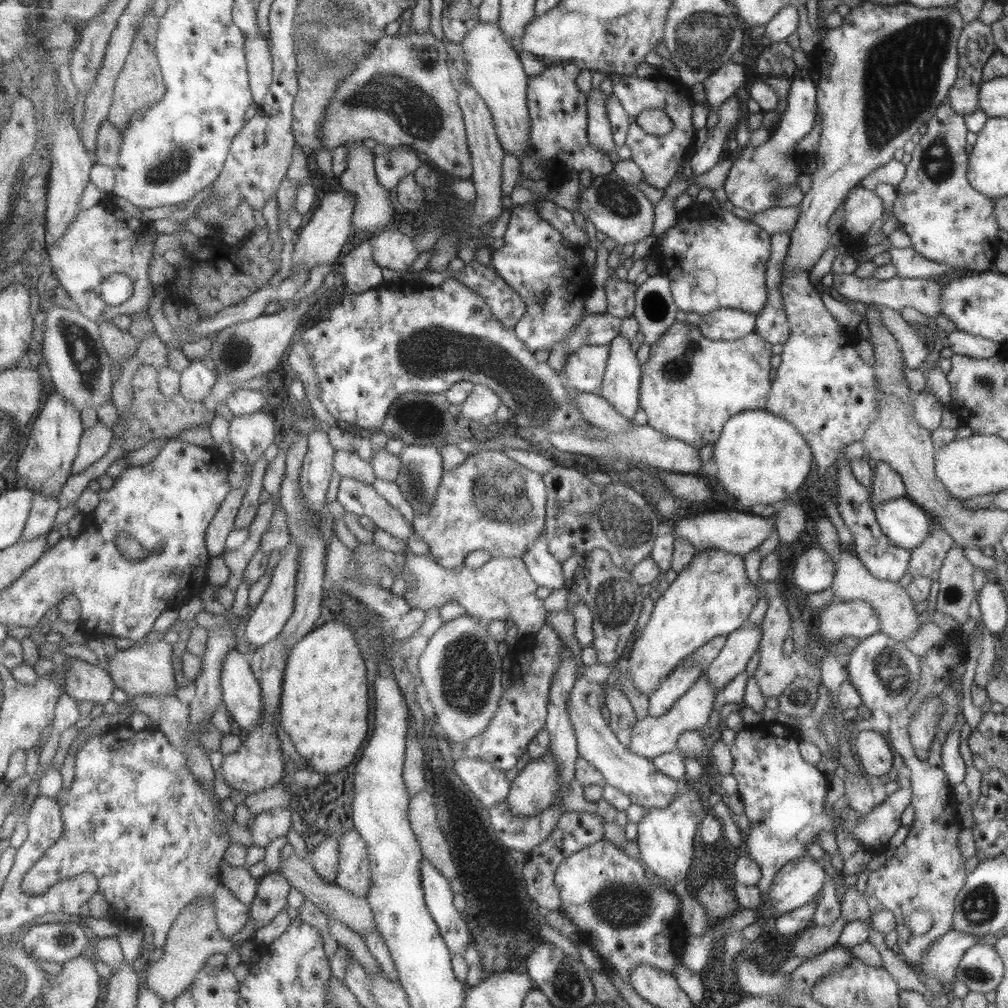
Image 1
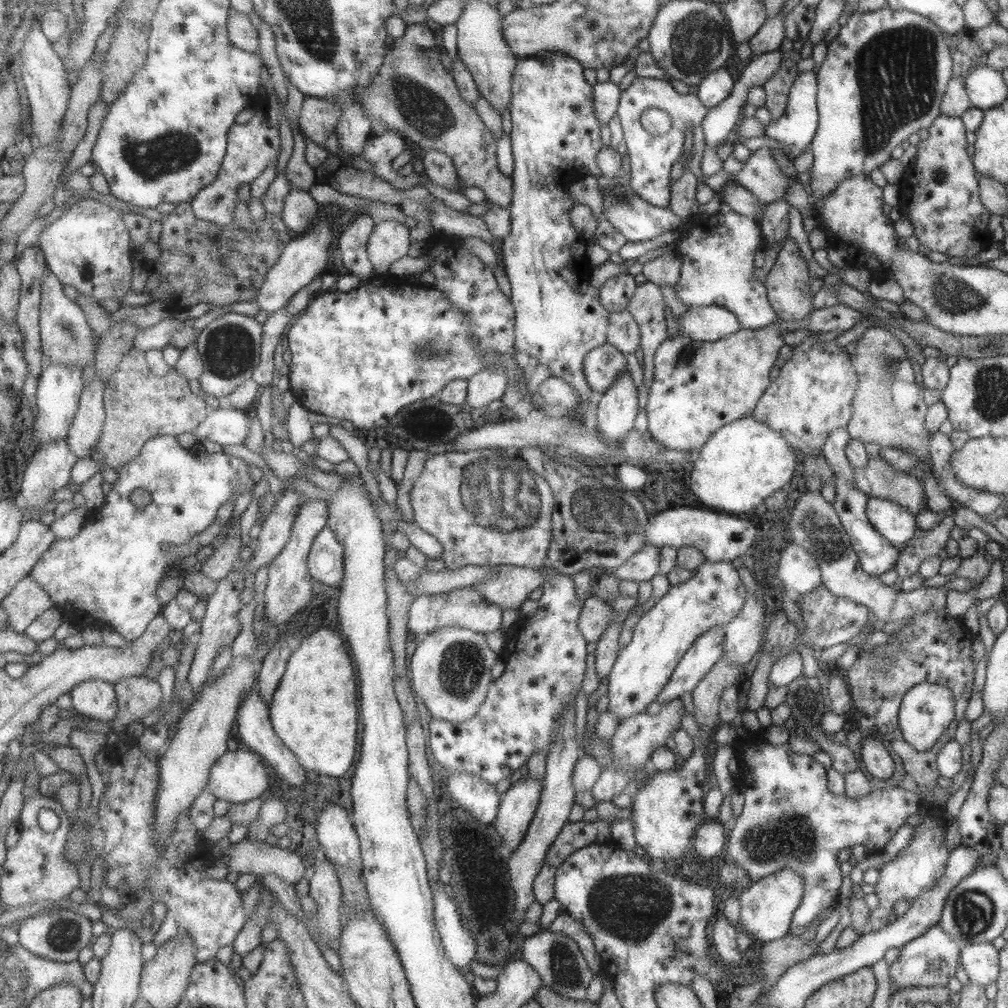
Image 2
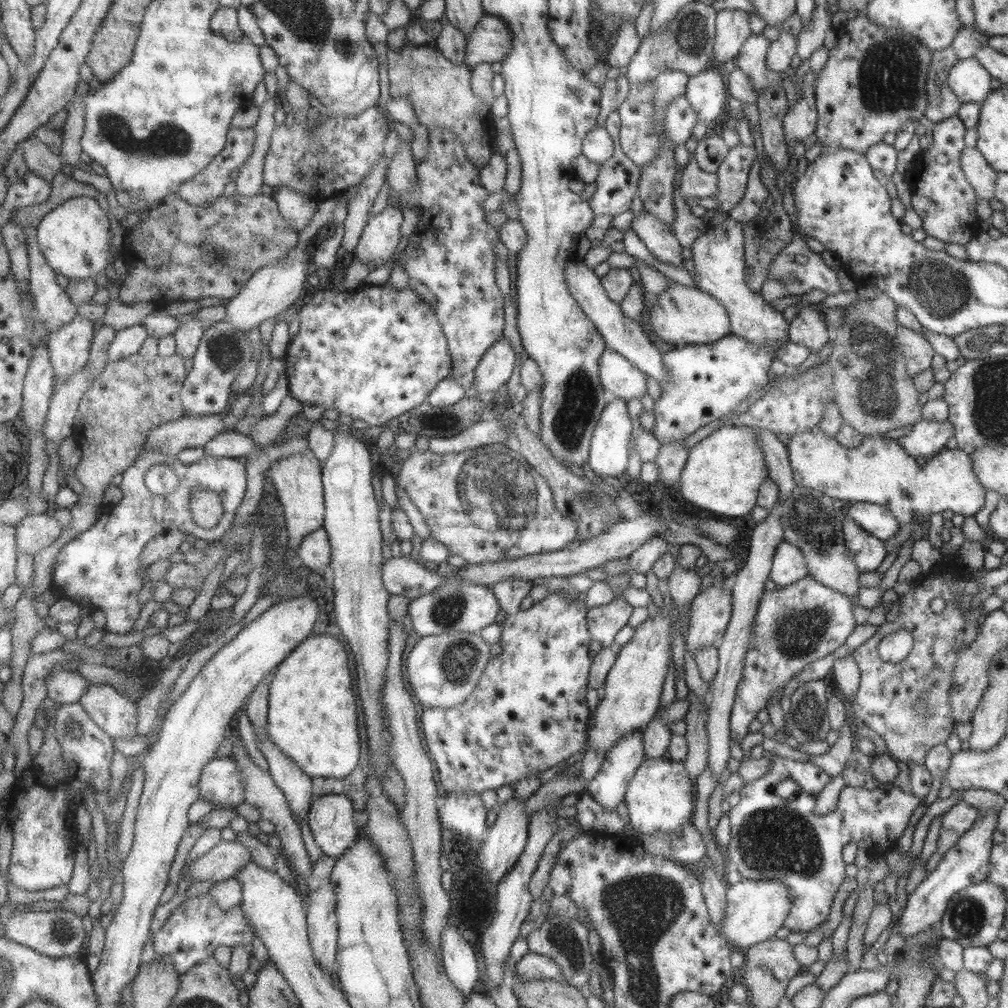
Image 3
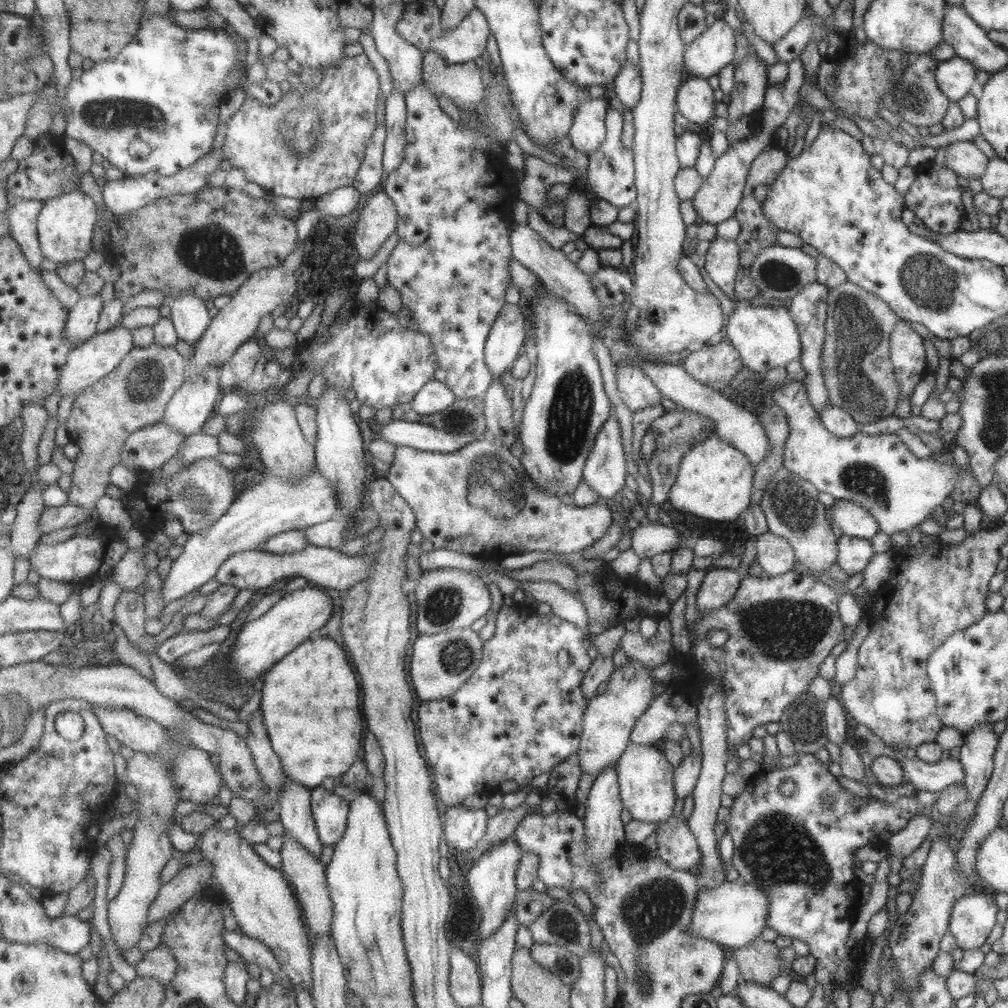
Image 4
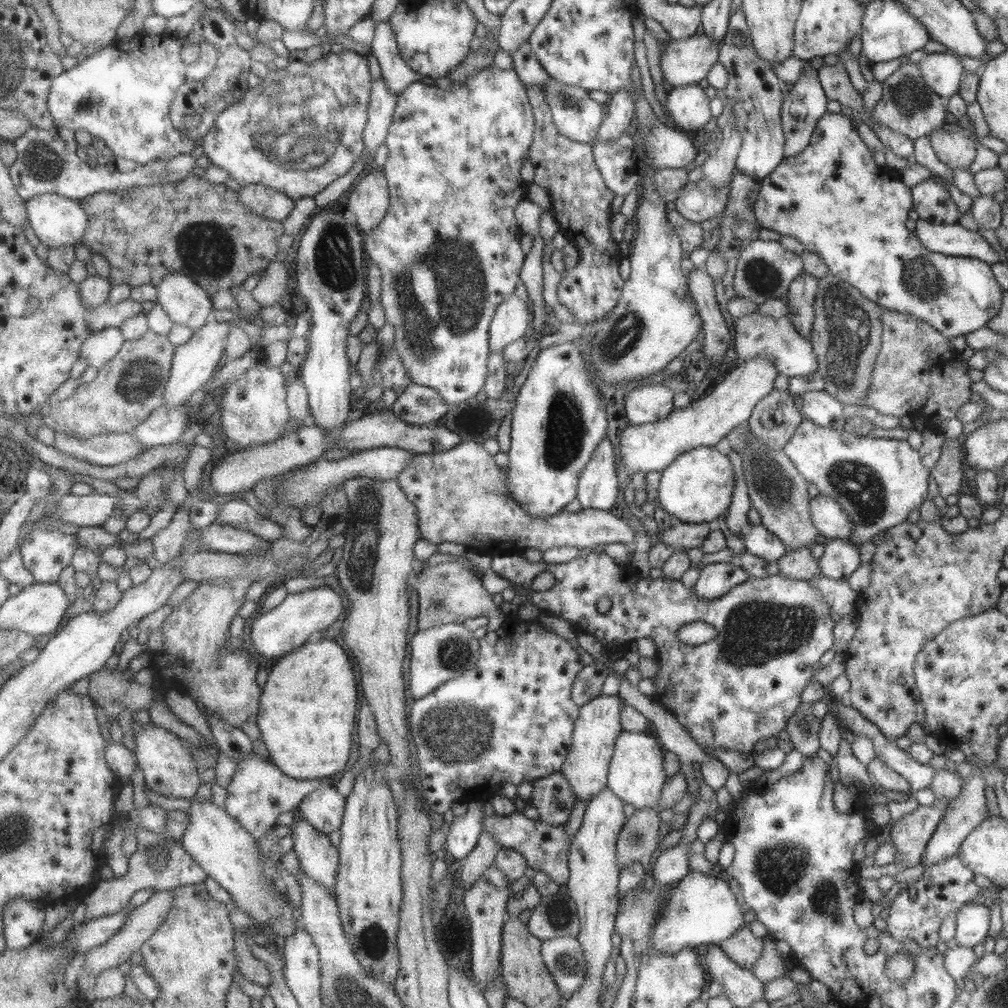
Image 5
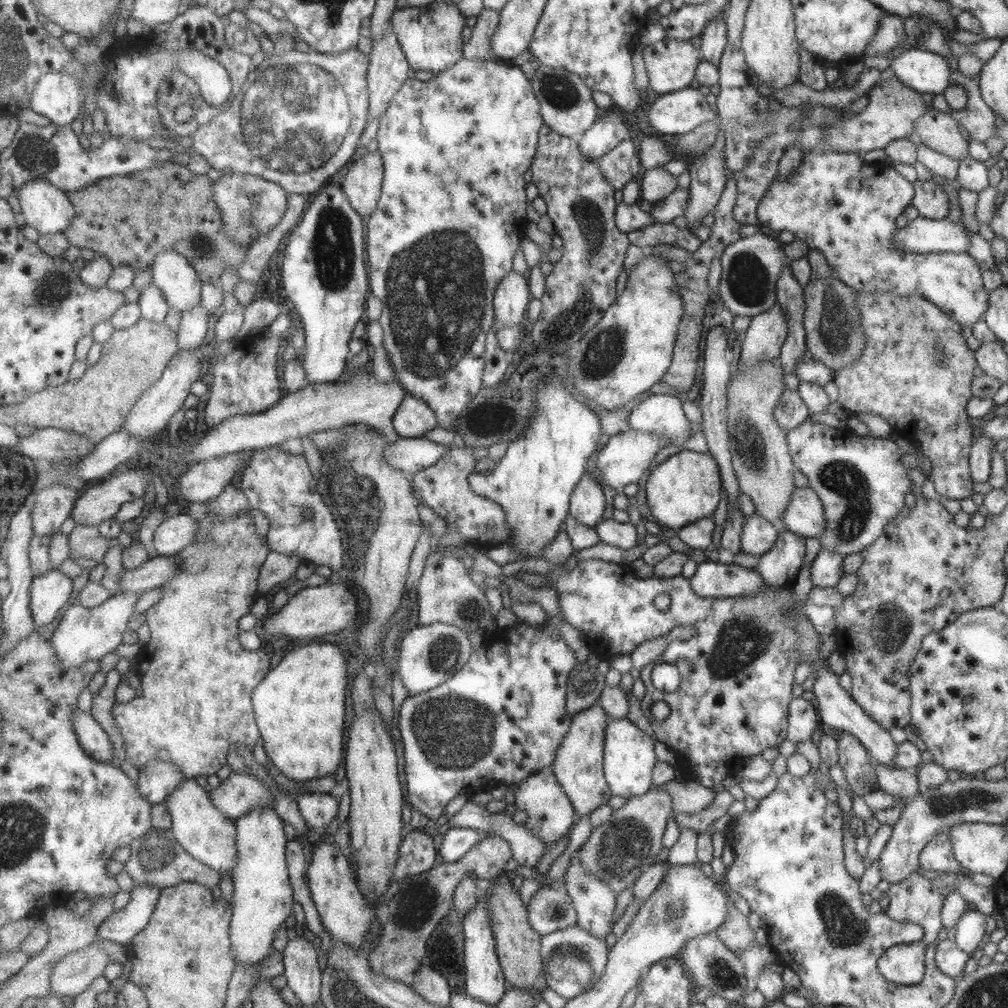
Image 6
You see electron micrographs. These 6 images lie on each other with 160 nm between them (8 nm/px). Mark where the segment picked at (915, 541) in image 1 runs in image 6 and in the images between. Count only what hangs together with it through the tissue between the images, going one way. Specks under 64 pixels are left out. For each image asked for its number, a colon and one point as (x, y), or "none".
2: (889, 519)
3: (874, 519)
4: (846, 517)
5: (827, 516)
6: (803, 517)

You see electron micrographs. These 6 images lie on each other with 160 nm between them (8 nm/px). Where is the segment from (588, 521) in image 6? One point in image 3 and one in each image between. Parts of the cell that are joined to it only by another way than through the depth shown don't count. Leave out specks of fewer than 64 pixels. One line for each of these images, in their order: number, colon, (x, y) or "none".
3: (607, 455)
4: (604, 470)
5: (597, 482)

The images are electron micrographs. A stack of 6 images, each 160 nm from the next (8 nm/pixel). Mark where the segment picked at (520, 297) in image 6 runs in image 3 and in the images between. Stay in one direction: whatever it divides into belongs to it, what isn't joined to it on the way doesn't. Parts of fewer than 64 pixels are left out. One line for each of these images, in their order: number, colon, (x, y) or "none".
3: (494, 369)
4: (504, 341)
5: (509, 322)

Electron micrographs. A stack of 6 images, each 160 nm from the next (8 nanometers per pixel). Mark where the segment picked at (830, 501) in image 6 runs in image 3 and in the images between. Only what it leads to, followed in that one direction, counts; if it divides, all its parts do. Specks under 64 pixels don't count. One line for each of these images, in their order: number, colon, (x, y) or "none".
3: (878, 471)
4: (876, 471)
5: (878, 481)

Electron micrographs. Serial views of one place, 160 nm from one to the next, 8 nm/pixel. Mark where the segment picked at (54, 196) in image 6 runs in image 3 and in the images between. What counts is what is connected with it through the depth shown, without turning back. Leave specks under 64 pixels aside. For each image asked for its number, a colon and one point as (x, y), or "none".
3: (76, 237)
4: (66, 225)
5: (58, 221)

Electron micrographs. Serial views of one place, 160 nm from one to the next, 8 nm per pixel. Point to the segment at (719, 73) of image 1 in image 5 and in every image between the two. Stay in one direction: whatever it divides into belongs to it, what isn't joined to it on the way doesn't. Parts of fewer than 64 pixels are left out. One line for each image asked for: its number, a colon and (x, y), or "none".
2: (715, 86)
3: (707, 93)
4: (694, 100)
5: (688, 106)

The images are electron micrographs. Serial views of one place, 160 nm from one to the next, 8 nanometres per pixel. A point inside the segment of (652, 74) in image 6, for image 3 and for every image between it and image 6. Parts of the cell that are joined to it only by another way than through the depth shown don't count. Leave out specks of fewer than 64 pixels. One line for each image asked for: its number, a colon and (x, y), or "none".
3: (732, 26)
4: (713, 49)
5: (686, 61)

